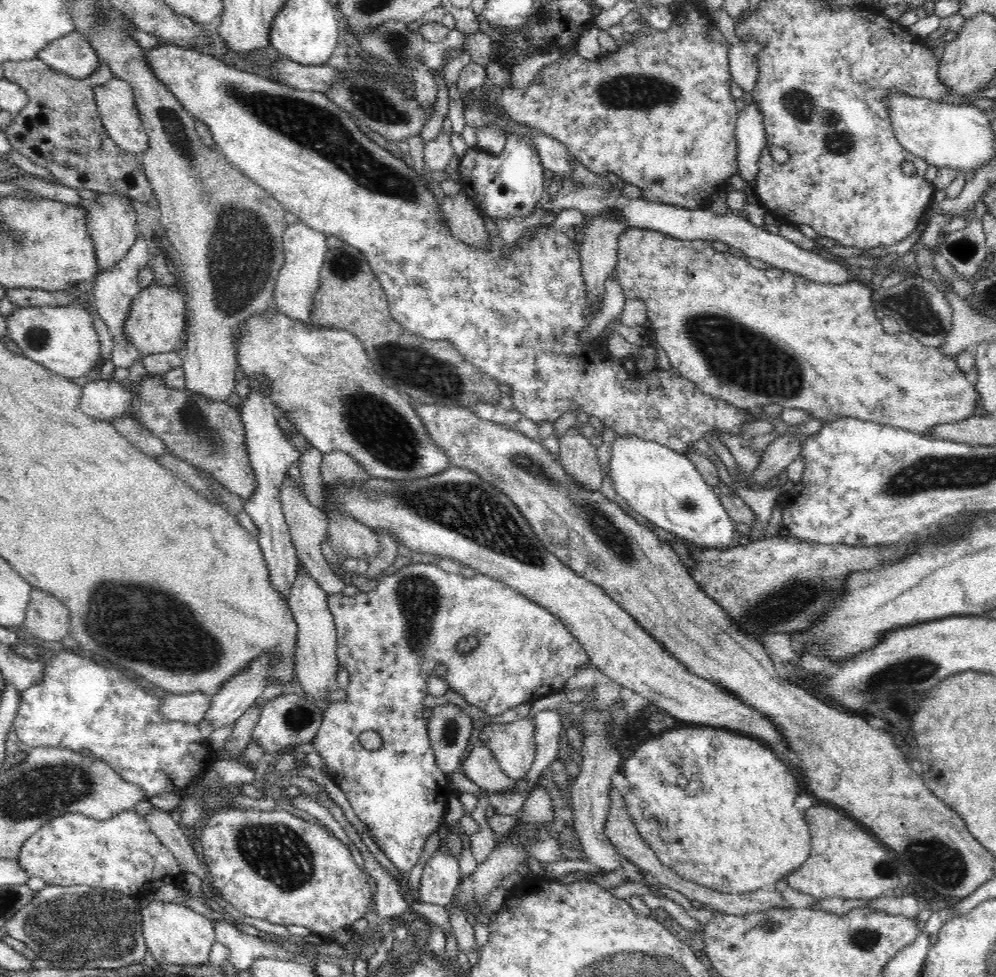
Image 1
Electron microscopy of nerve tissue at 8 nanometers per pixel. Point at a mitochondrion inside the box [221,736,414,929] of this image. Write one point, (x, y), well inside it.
(280, 855)

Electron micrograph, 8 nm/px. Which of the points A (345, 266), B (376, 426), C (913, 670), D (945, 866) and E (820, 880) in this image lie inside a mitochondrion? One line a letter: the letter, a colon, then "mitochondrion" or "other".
A: mitochondrion
B: mitochondrion
C: mitochondrion
D: mitochondrion
E: other

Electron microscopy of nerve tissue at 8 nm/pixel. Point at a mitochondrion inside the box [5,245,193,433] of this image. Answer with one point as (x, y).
(37, 338)

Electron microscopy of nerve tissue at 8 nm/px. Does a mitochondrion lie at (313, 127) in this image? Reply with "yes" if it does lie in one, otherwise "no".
yes

